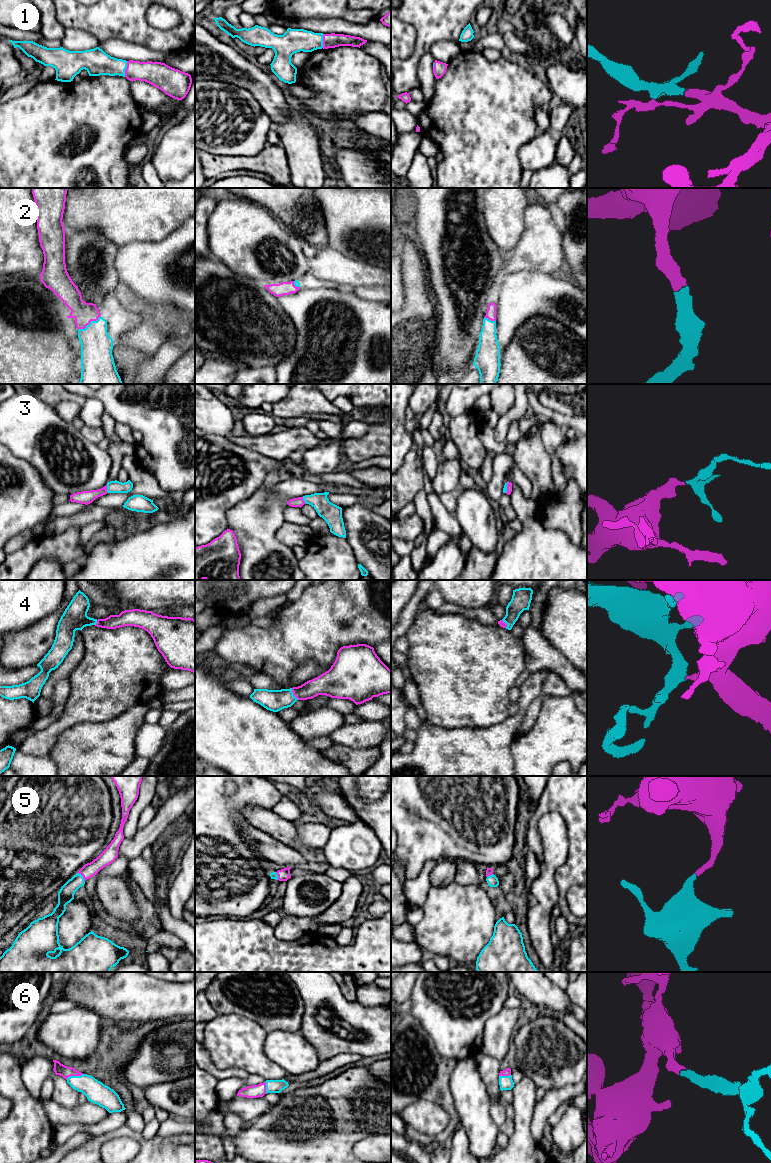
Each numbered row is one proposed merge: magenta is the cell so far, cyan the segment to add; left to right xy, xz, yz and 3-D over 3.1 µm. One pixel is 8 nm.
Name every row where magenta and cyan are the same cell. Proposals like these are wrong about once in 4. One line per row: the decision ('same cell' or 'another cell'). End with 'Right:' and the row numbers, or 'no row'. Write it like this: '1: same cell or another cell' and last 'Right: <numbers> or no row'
1: same cell
2: same cell
3: same cell
4: same cell
5: same cell
6: same cell
Right: 1, 2, 3, 4, 5, 6

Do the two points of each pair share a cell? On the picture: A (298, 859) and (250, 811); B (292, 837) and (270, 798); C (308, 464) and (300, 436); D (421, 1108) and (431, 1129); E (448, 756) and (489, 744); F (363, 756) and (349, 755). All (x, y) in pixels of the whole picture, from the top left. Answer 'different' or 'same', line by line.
A: same
B: different
C: different
D: same
E: same
F: same

